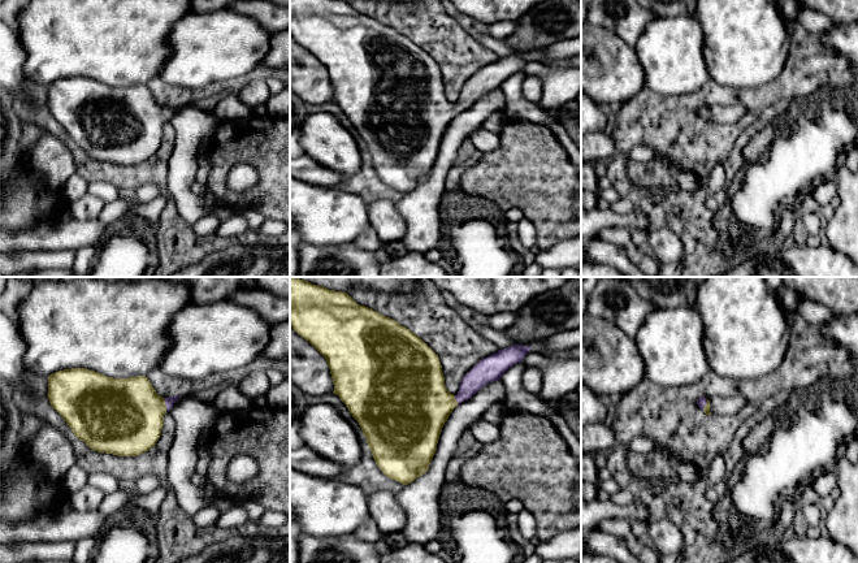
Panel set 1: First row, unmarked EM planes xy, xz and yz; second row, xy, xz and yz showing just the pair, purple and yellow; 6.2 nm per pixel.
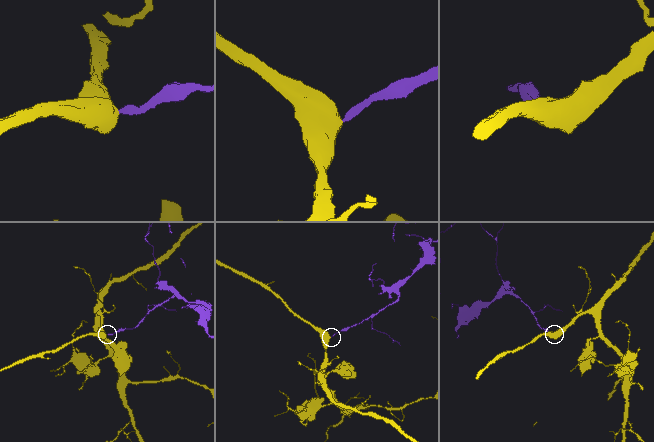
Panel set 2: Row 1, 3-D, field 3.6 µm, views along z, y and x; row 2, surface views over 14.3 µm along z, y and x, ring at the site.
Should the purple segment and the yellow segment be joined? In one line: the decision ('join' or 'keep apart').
join

